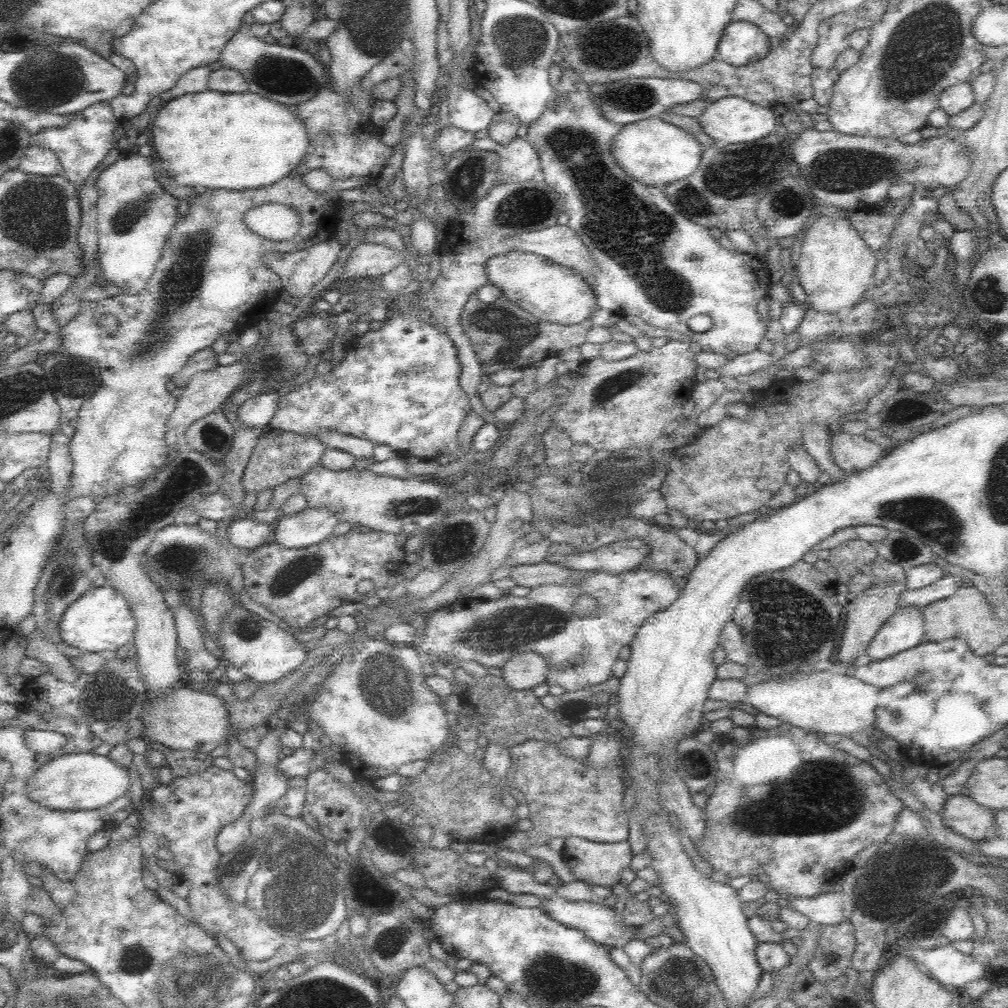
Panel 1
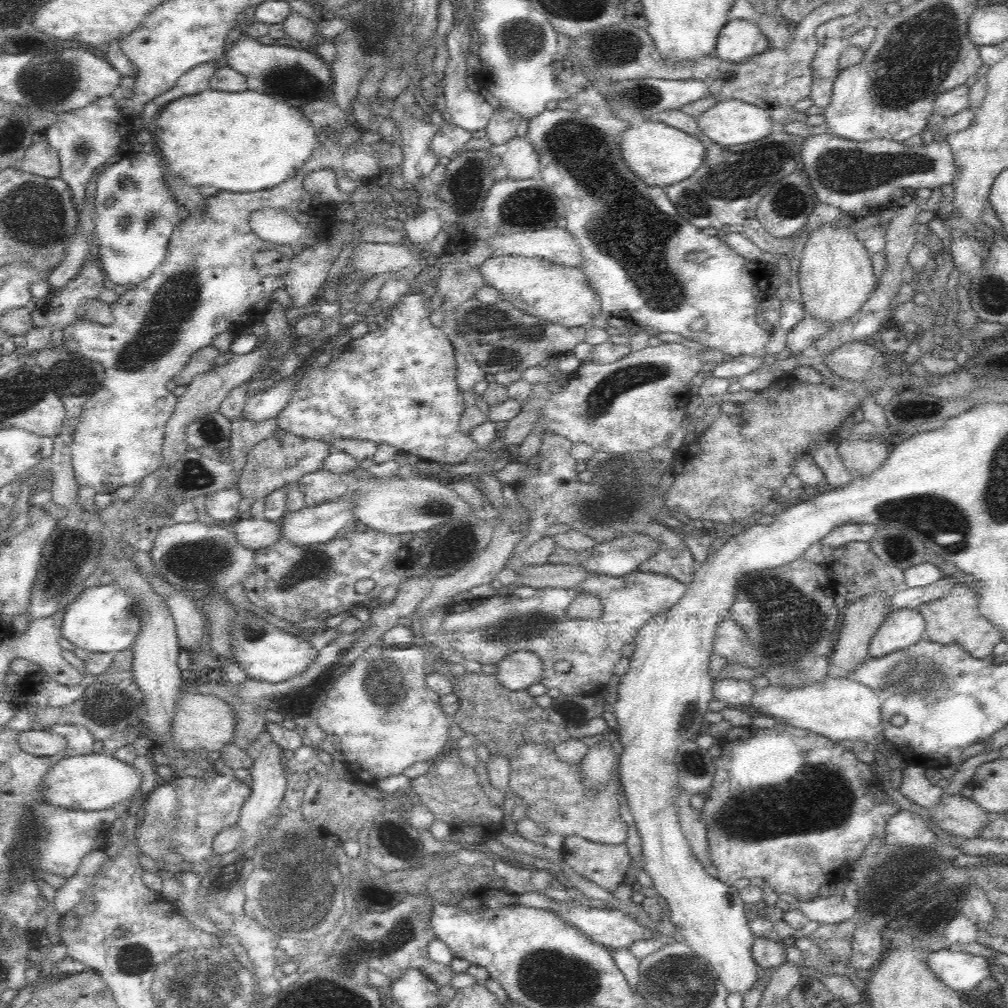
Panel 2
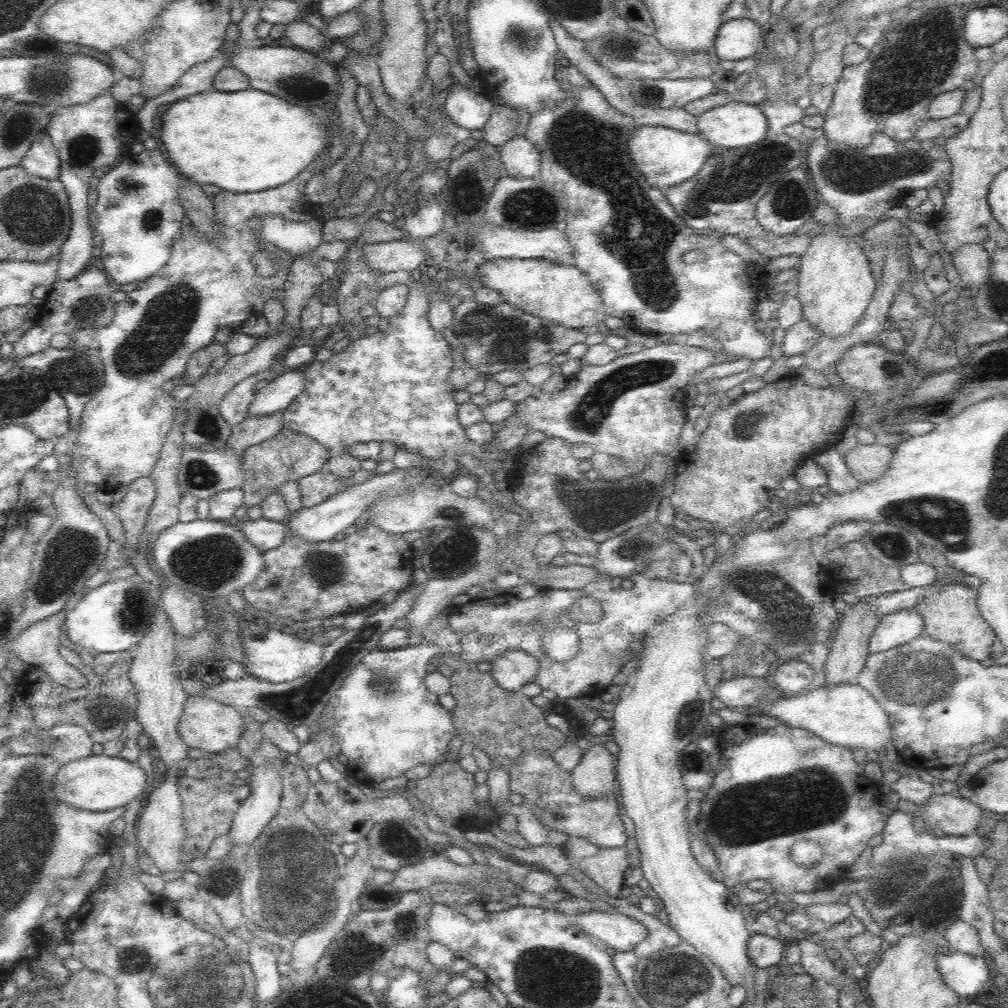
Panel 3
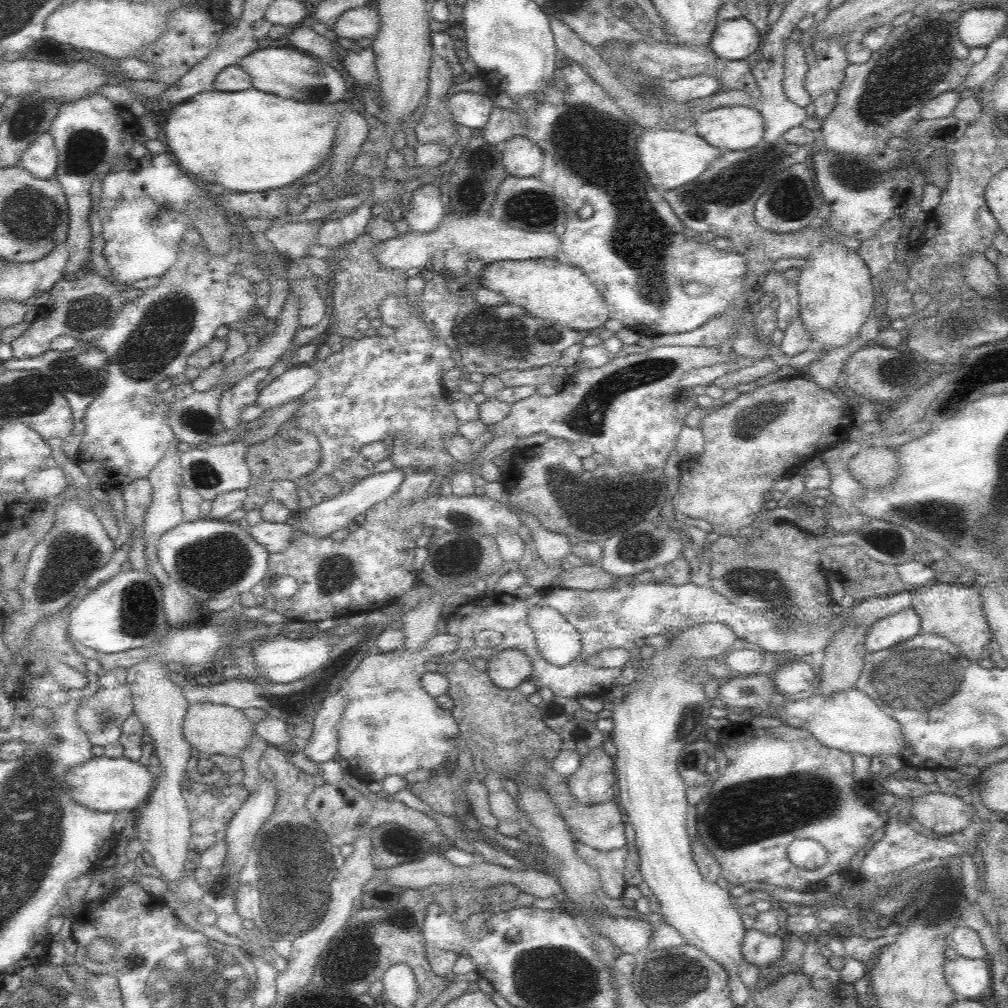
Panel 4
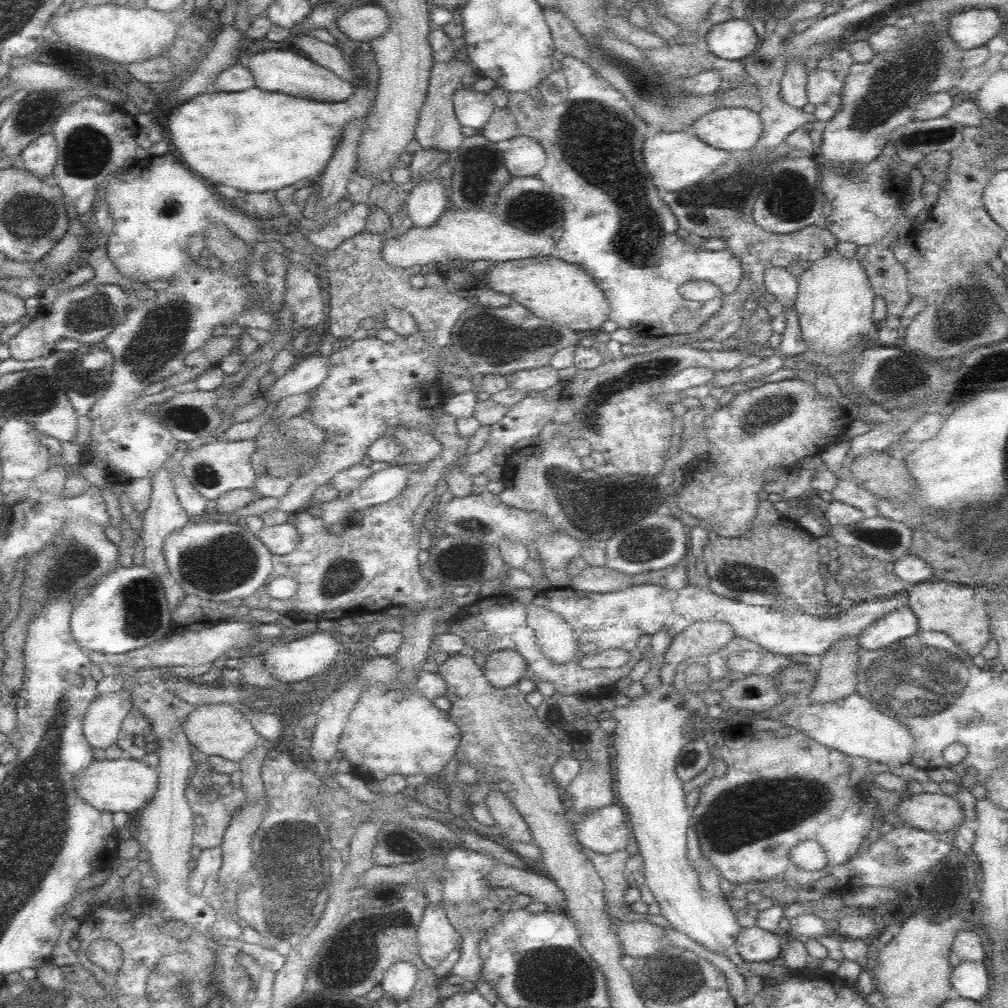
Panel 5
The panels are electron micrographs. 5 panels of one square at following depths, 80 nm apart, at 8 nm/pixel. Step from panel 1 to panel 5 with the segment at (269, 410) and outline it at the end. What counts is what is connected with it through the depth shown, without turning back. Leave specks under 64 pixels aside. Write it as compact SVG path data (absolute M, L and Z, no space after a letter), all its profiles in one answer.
M318 353L312 357L303 357L300 364L292 365L282 378L278 378L268 388L264 388L261 396L273 405L281 398L293 394L310 393L328 377L328 370L326 357Z

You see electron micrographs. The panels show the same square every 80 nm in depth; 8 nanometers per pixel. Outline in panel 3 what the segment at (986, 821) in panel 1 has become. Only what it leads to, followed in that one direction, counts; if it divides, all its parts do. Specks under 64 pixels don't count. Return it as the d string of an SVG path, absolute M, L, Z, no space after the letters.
M938 793L921 806L921 813L918 816L924 821L927 829L938 834L964 836L975 832L974 830L976 830L978 823L982 819L982 808L976 803L975 799L966 799L957 793Z

